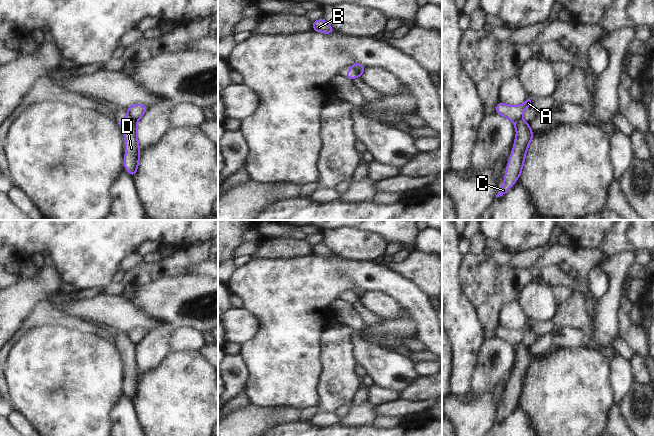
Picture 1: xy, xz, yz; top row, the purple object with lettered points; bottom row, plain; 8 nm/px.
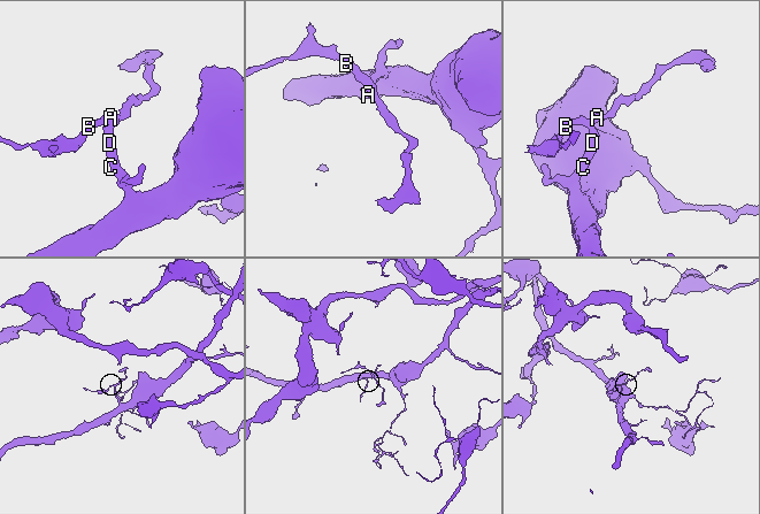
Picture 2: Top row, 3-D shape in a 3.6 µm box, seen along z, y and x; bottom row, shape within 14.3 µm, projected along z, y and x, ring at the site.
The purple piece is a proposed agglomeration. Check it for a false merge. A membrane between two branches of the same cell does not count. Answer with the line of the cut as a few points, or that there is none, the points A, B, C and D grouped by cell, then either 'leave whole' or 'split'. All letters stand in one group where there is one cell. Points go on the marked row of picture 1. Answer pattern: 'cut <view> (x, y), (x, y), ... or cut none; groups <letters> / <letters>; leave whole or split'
cut xy (127, 111), (137, 121); groups A B / C D; split

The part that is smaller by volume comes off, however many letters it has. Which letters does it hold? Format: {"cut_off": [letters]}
{"cut_off": ["A", "B"]}

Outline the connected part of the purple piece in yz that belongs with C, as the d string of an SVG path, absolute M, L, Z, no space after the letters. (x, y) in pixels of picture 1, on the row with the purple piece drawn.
M523 118L516 120L514 127L516 130L514 145L506 166L503 185L500 187L496 197L503 196L521 176L526 153L534 136L530 124L526 123Z

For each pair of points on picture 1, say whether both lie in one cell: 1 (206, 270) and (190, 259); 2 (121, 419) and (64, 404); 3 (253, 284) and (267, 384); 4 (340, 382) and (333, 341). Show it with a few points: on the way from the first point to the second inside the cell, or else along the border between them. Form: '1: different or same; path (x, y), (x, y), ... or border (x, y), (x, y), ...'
1: different; border (207, 259), (197, 265), (192, 273)
2: different; border (123, 396), (113, 411), (113, 425)
3: same; path (269, 309), (269, 359)
4: same; path (340, 372), (338, 351)

